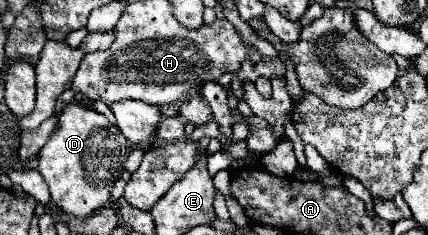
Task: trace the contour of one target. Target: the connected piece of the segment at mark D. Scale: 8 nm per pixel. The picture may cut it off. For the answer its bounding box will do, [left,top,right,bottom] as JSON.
[38,102,128,216]

